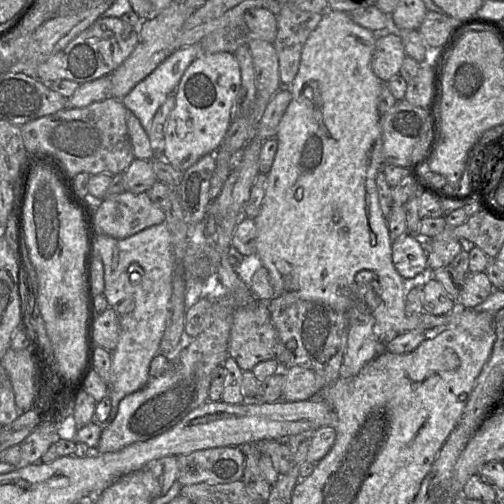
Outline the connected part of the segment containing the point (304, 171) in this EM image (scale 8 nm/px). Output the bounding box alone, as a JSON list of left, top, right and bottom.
[254,9,418,343]

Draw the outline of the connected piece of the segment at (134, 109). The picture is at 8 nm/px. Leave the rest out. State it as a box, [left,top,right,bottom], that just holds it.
[122,44,200,131]

